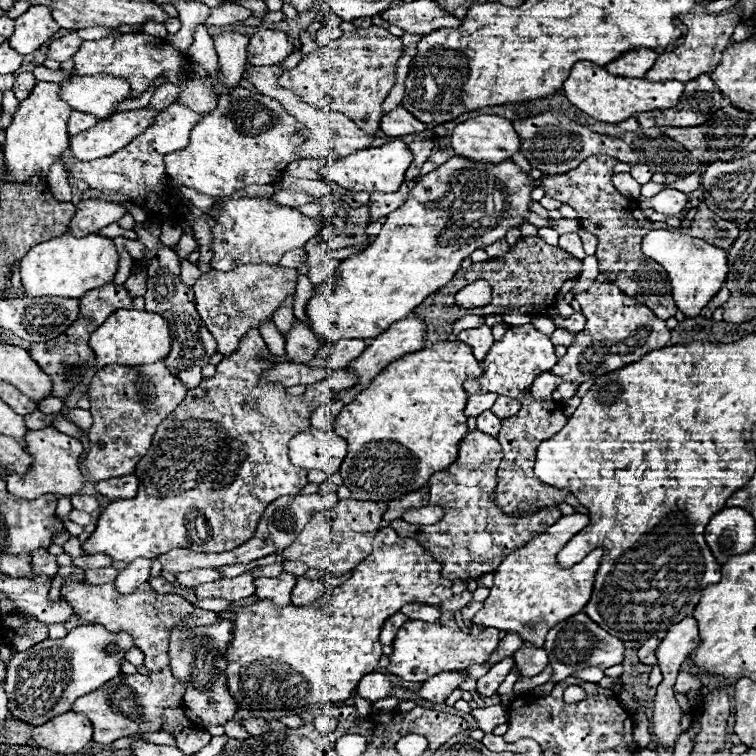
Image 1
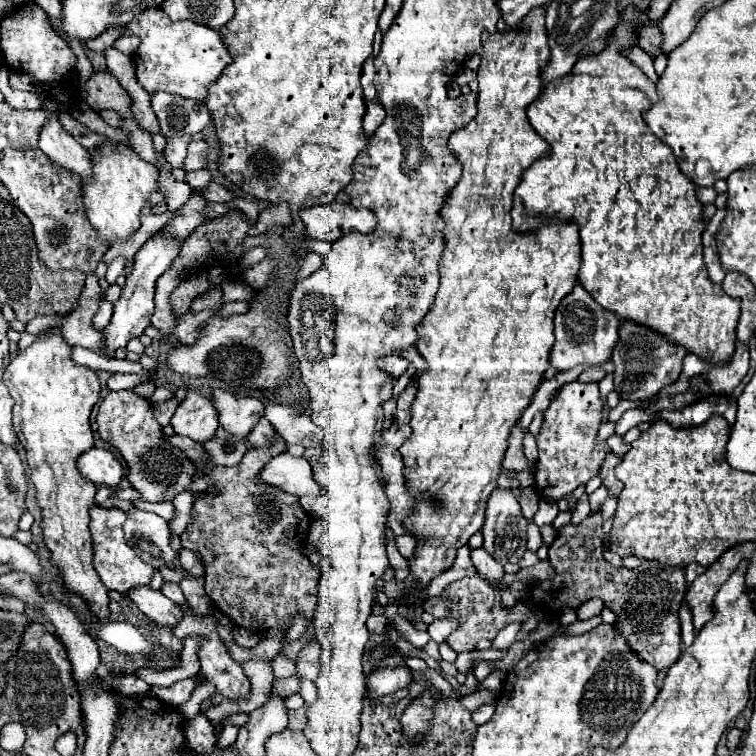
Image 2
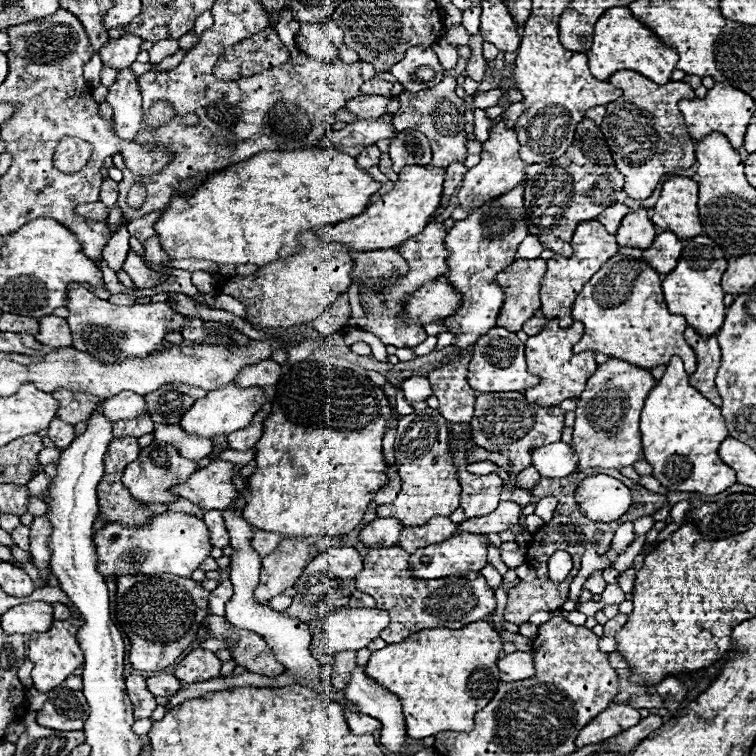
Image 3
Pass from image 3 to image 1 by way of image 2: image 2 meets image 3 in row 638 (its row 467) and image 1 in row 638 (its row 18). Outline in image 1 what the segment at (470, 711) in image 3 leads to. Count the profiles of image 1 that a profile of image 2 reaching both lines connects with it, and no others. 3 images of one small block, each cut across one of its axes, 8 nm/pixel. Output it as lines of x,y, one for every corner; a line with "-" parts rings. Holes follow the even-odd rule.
584,514
562,516
544,534
506,556
494,572
494,586
490,588
484,608
474,614
472,622
484,628
498,628
506,634
520,634
526,642
543,646
546,632
558,622
582,612
592,594
594,574
598,570
602,550
592,550
590,556
570,568
560,568
556,564
558,550
566,546
566,542
570,542
570,538
578,534
588,522
588,516

